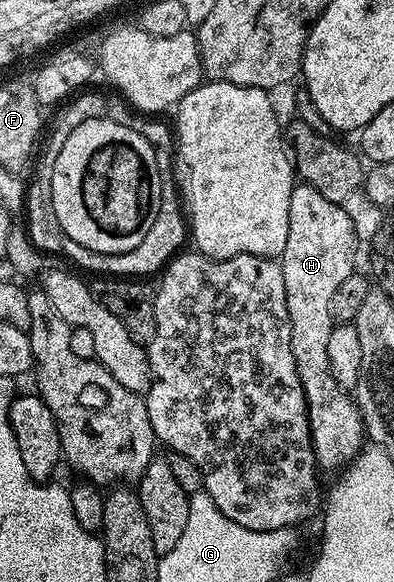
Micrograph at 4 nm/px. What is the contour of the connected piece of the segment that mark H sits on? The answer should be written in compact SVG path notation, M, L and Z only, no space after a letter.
M304 184L294 185L291 192L291 208L289 209L289 227L287 228L287 244L279 256L281 271L283 272L283 288L287 292L287 316L291 320L291 352L295 356L295 364L299 372L301 387L305 393L305 403L309 409L309 428L313 435L313 451L317 457L318 467L322 471L340 471L363 449L361 434L366 433L365 423L361 421L361 412L356 401L330 374L329 361L327 360L327 340L331 337L334 320L329 311L331 296L347 276L355 272L353 261L357 258L359 241L353 227L351 216L339 202L327 200L323 192L313 186Z

